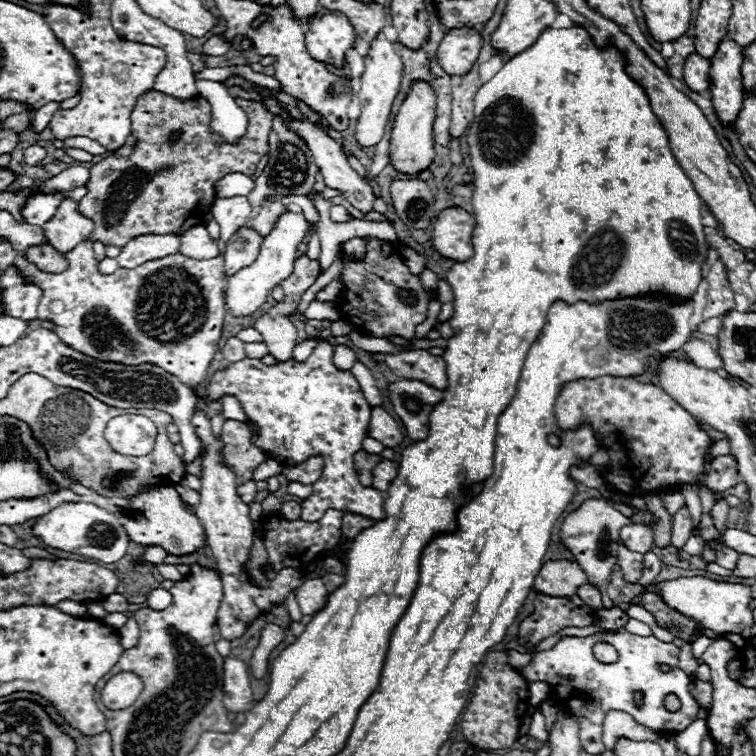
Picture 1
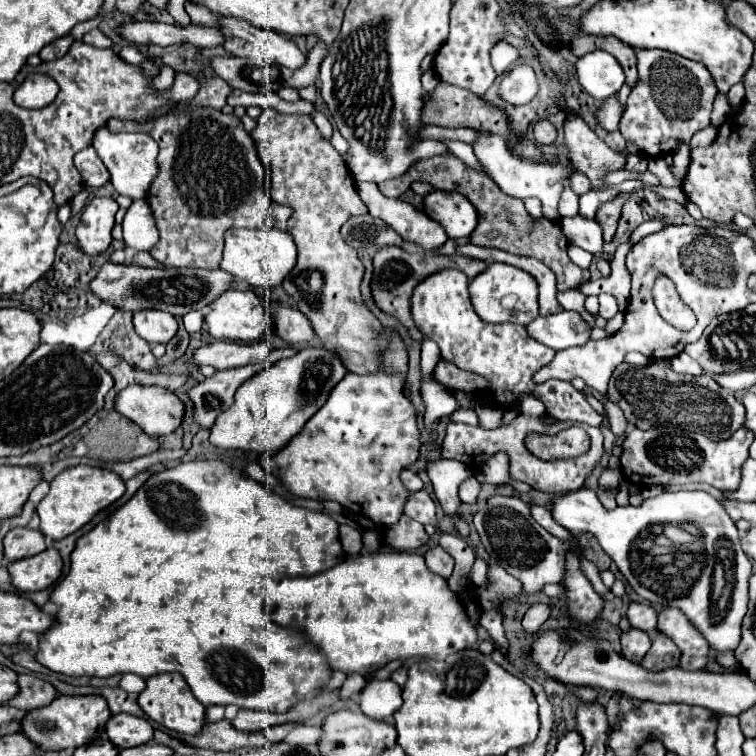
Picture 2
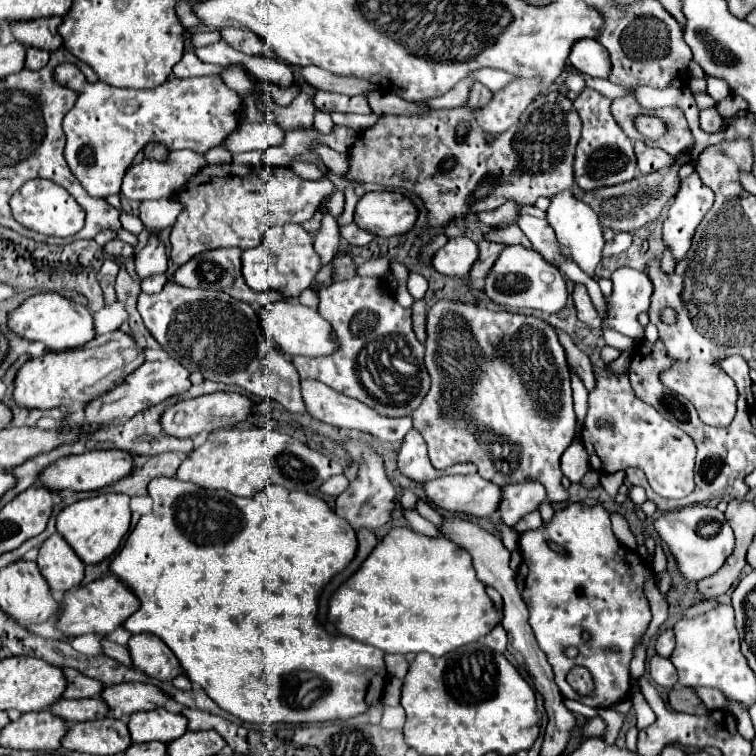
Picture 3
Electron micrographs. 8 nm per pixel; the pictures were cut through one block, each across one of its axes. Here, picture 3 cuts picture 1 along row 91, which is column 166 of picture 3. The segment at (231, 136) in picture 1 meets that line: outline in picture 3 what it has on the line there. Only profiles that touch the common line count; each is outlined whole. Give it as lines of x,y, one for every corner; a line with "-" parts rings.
158,198
158,200
146,200
140,204
140,220
150,232
166,230
176,222
176,216
182,212
184,204
178,202
178,198

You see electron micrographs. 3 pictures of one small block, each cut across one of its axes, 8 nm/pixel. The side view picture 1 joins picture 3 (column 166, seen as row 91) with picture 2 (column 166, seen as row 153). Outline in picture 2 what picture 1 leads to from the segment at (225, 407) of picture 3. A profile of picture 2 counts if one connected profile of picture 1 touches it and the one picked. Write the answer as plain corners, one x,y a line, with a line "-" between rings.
128,386
116,396
116,410
138,424
148,436
160,438
164,434
172,434
184,420
184,404
182,400
160,386

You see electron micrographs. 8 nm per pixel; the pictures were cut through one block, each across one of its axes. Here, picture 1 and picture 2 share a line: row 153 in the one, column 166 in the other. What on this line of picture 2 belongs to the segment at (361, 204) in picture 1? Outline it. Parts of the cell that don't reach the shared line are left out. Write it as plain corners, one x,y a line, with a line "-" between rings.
138,310
138,314
134,314
134,328
146,342
166,344
174,338
178,322
172,314
162,310

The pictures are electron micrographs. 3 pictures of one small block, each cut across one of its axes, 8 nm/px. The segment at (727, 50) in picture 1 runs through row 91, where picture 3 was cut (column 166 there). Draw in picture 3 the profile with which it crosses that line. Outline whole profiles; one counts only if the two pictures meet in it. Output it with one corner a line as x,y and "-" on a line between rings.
156,708
150,712
136,712
130,716
128,730
132,742
164,742
170,744
172,740
180,738
188,730
188,720
182,714
168,712
164,708

